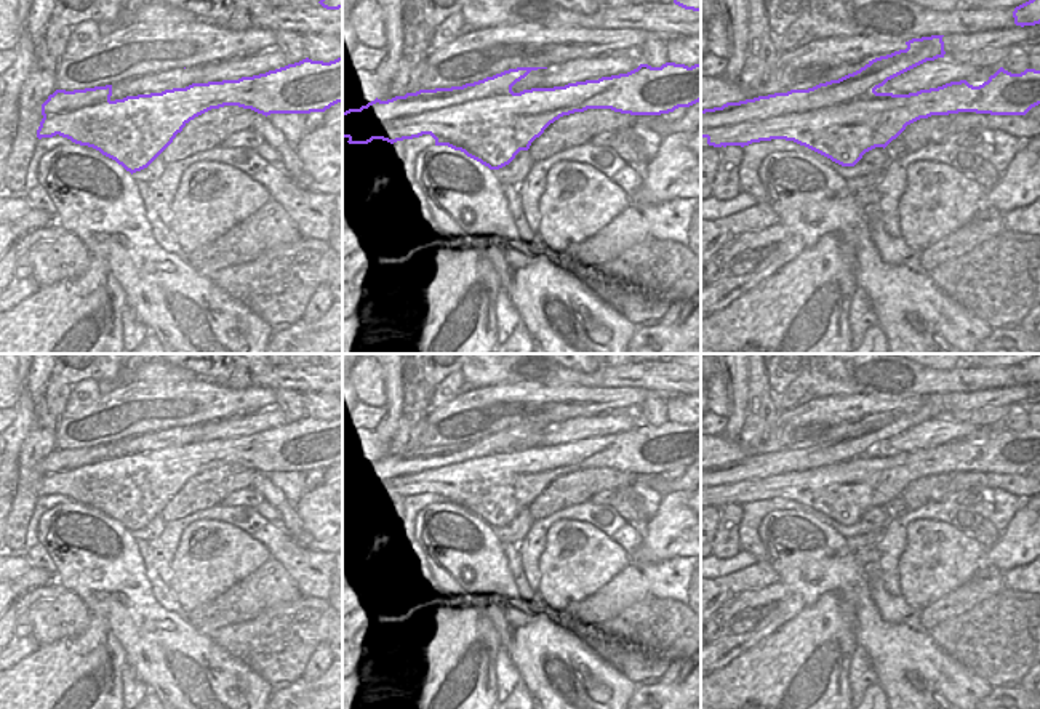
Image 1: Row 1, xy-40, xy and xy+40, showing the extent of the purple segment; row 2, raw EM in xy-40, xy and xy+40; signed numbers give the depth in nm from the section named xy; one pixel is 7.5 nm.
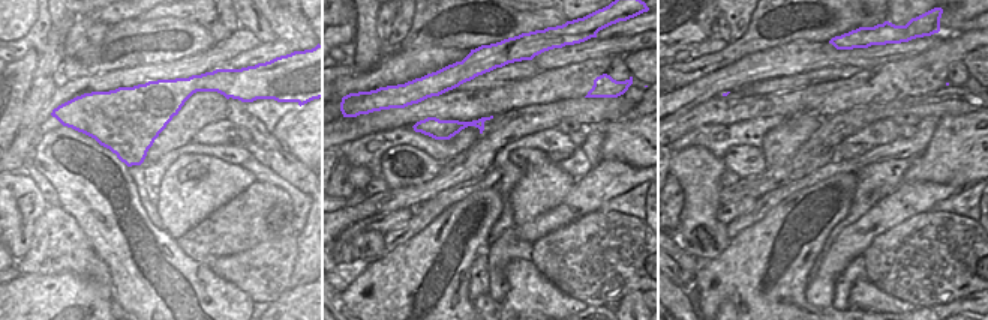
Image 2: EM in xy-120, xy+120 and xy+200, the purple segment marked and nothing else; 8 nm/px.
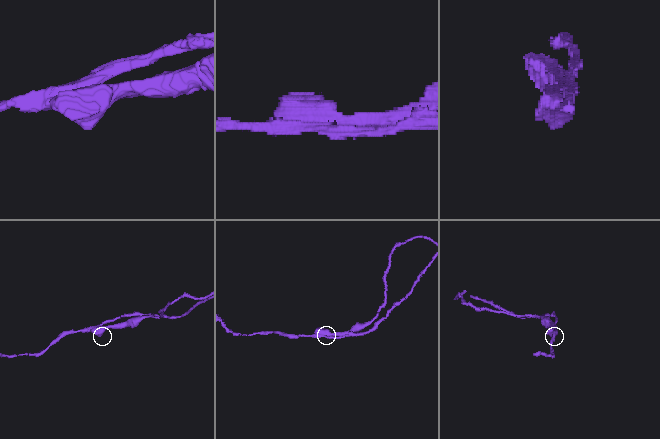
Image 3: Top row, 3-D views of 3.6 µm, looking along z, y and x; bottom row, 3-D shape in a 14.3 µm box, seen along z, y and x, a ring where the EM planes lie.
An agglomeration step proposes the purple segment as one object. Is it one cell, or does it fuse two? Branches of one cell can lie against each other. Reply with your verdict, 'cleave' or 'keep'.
cleave

